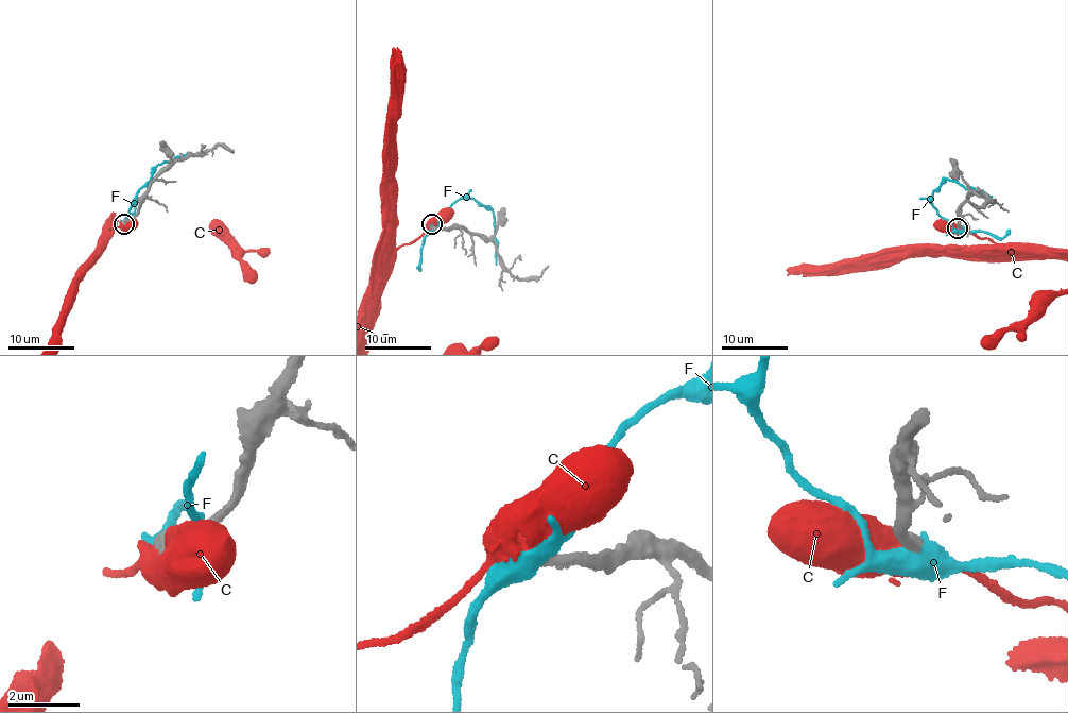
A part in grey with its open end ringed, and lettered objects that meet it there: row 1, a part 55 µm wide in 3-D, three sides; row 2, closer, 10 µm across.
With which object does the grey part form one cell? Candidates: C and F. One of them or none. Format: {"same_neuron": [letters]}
{"same_neuron": []}

